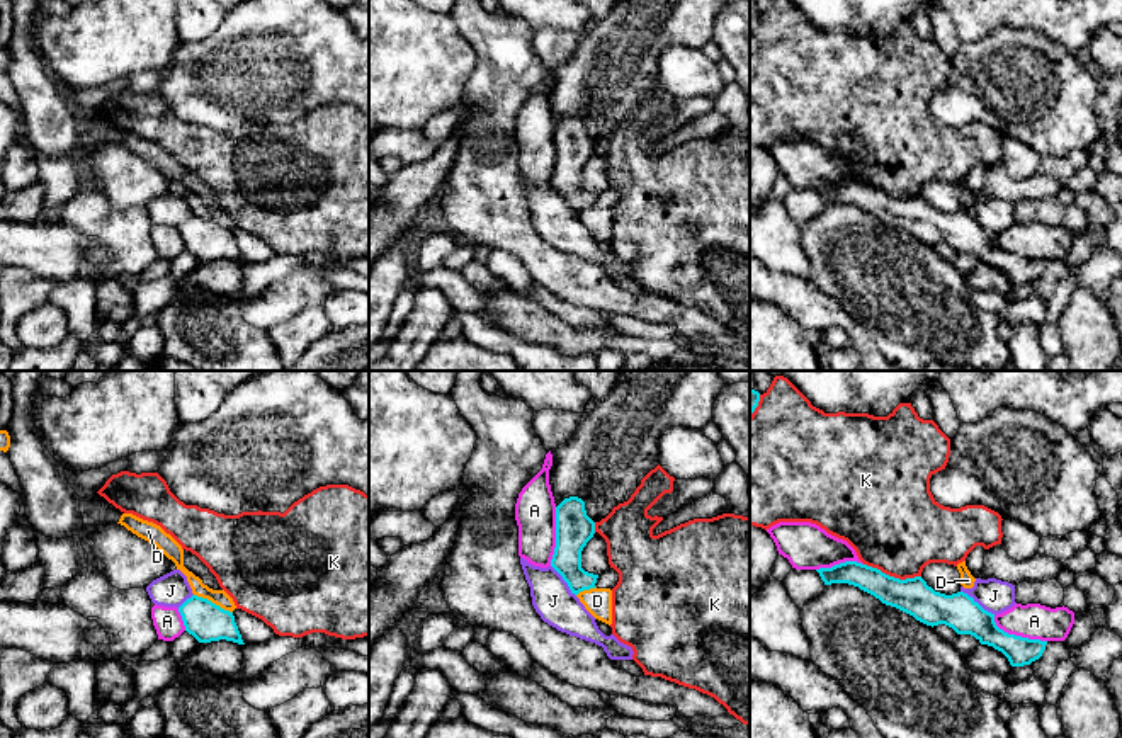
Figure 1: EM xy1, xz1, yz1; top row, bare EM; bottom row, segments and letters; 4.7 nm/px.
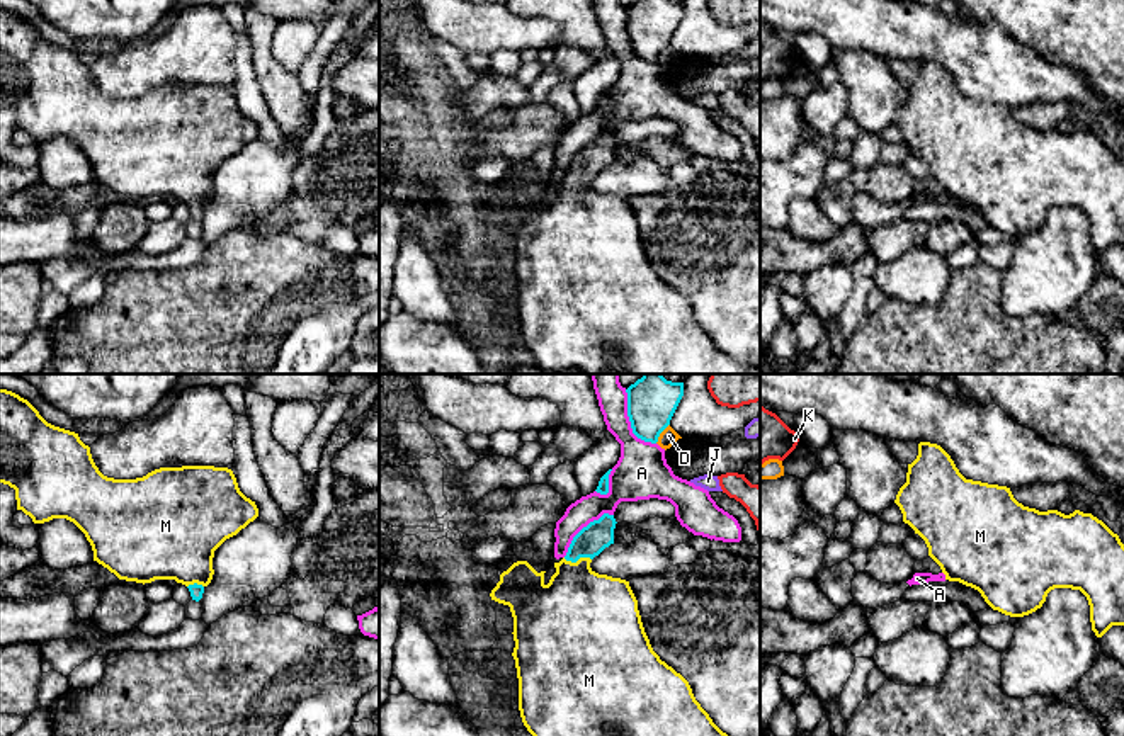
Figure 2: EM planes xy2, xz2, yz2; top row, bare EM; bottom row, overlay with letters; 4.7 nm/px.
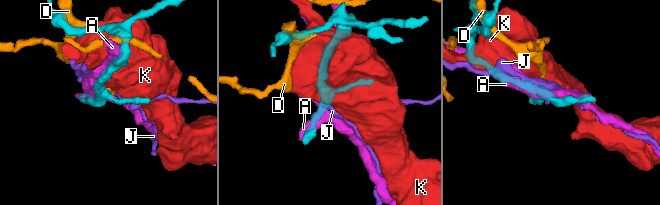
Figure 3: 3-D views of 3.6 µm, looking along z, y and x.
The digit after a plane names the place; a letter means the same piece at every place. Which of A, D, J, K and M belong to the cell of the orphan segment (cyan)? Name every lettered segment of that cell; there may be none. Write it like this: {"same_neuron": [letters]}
{"same_neuron": ["M"]}

